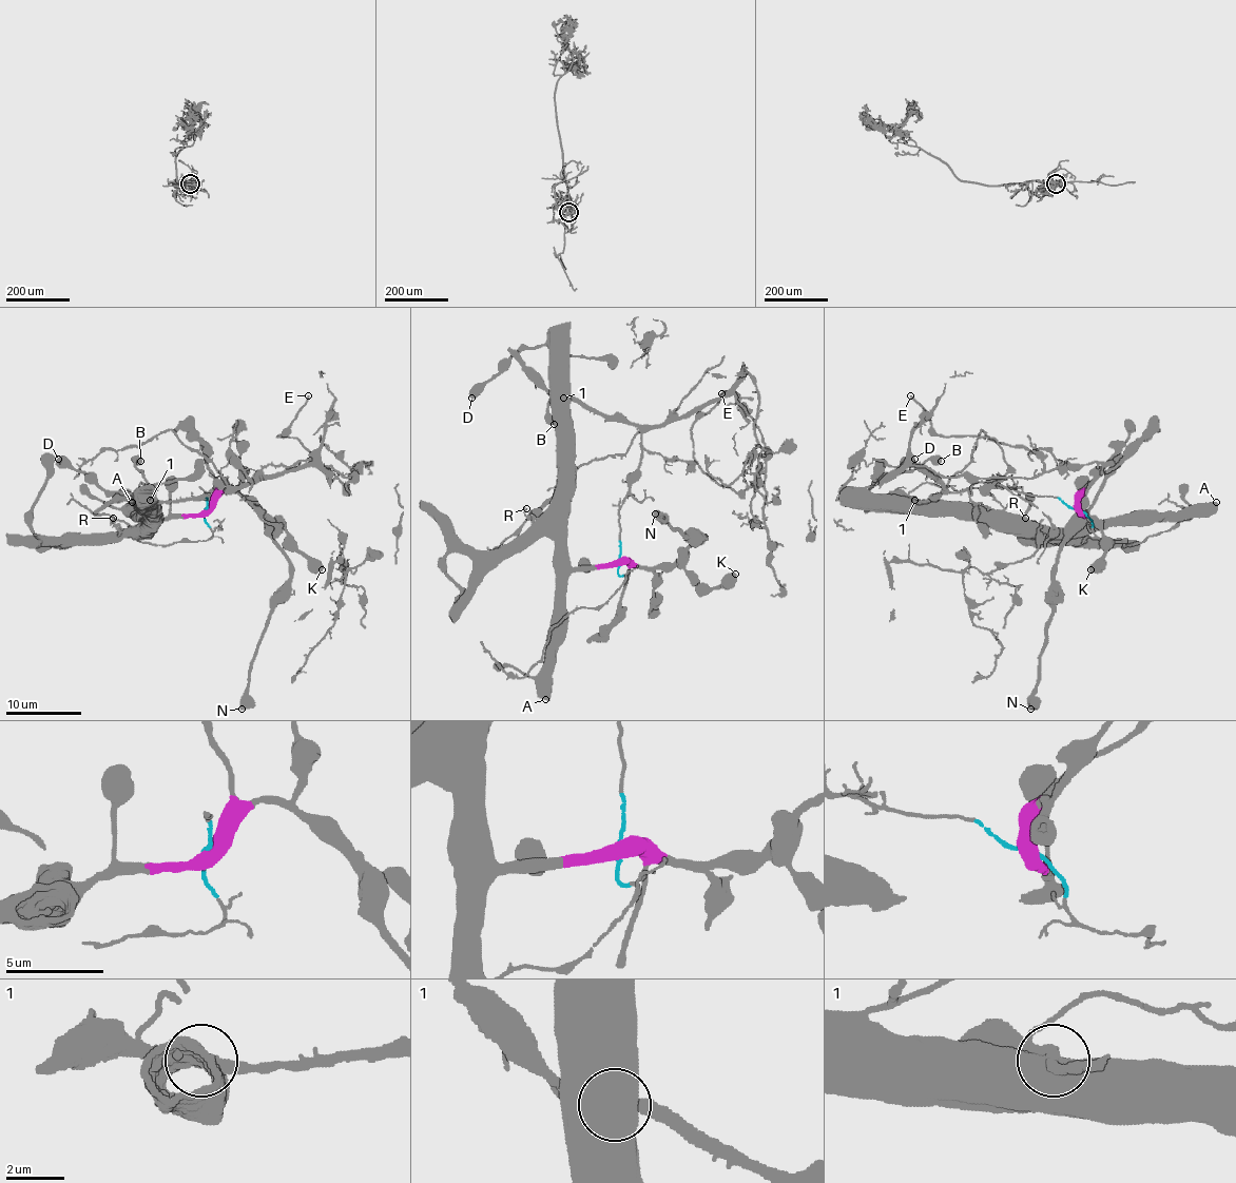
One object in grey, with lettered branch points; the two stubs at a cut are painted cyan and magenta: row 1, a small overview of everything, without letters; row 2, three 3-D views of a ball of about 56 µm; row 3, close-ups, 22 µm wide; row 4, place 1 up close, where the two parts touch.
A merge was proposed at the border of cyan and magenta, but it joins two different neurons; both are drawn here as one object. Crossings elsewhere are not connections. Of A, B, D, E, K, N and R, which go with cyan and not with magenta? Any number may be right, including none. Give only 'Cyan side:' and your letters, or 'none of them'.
Cyan side: E

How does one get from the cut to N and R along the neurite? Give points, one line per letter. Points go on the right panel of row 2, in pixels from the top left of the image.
N: (1079, 509), (1084, 490), (1084, 509), (1054, 566), (1054, 613), (1029, 710)
R: (1079, 509), (1084, 515), (1080, 526), (1039, 530), (1026, 517)

